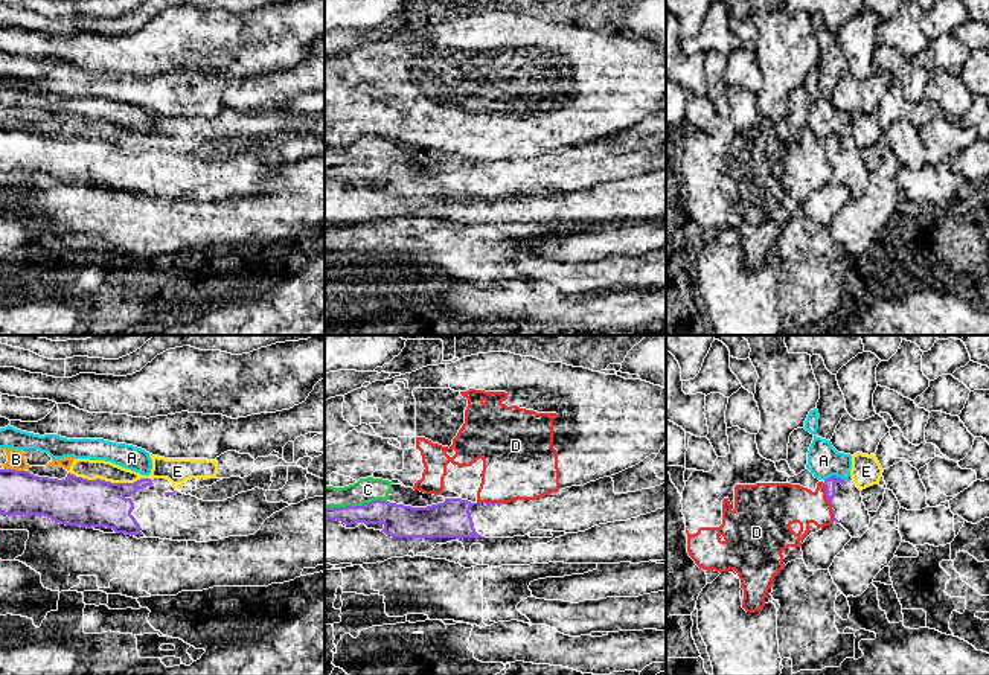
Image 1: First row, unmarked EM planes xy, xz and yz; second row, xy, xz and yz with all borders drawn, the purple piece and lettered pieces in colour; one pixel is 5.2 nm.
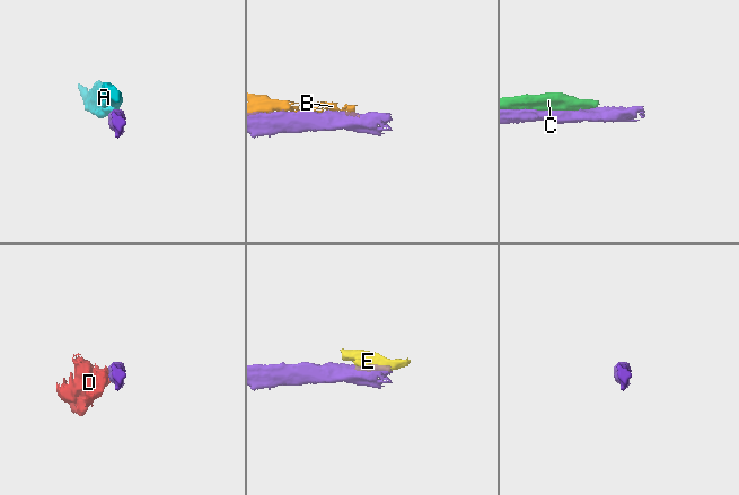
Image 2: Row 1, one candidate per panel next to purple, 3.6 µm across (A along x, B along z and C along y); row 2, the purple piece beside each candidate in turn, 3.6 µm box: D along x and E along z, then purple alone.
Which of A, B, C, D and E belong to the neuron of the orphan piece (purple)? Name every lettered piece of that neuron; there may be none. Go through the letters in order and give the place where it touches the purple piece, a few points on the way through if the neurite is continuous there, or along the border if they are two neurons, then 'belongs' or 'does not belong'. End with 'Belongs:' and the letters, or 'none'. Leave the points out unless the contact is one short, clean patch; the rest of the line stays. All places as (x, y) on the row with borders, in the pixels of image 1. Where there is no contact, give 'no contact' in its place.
A: yz (834, 476) | along yz (843, 479), (829, 476), (825, 480) | does not belong
B: xy (14, 470) | does not belong
C: xz (355, 506) | does not belong
D: yz (826, 494) | does not belong
E: xy (104, 480) | along xy (69, 471), (87, 479), (112, 482), (137, 480) | does not belong
Belongs: none

